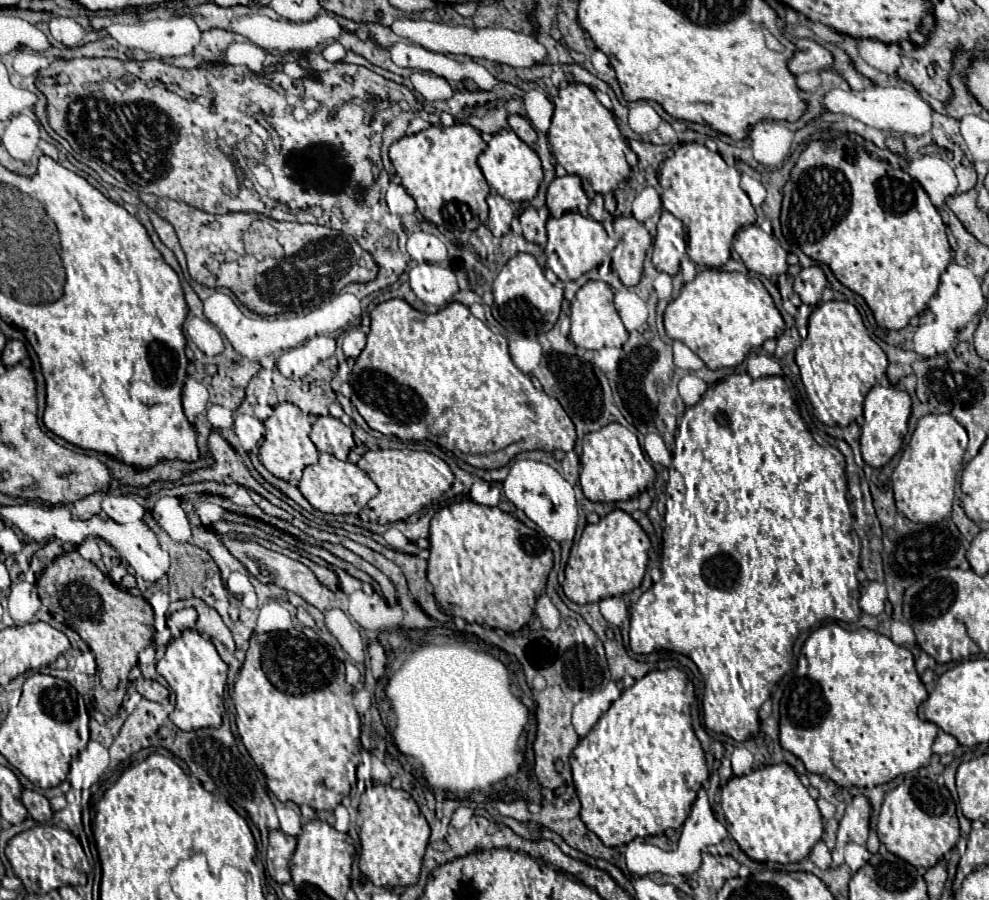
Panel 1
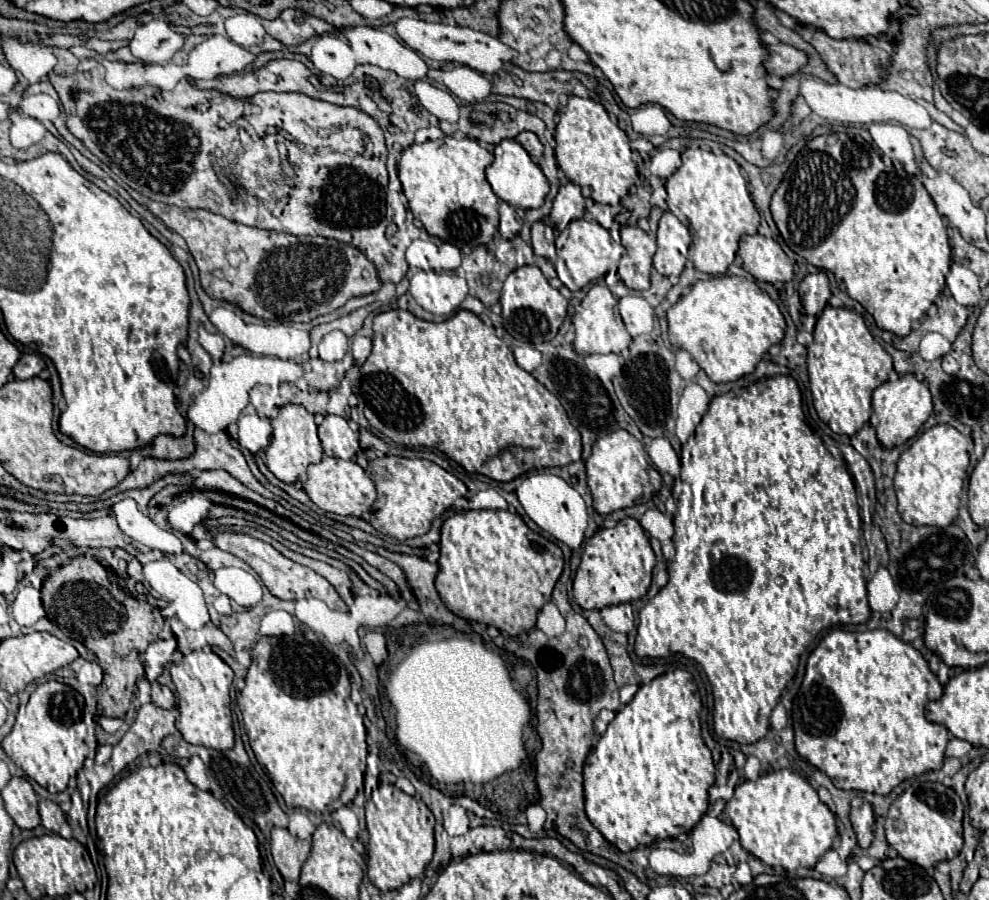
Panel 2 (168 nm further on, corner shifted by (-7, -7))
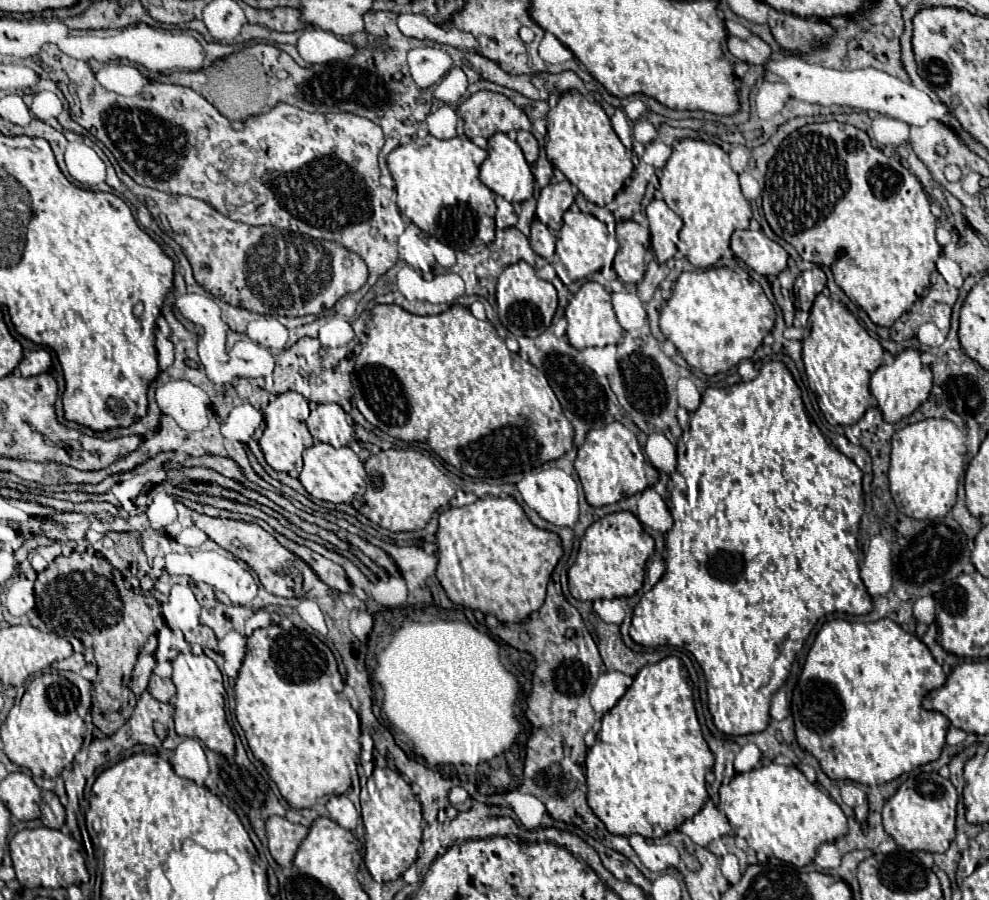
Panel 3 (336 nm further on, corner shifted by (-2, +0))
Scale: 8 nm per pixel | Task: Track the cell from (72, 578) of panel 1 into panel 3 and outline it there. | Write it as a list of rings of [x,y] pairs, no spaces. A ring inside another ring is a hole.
[[[74,550],[70,556],[58,556],[50,562],[50,566],[38,574],[34,592],[36,612],[46,626],[56,634],[60,634],[60,630],[70,630],[70,634],[82,640],[82,644],[92,652],[98,666],[98,676],[93,684],[93,706],[106,714],[118,712],[122,706],[122,692],[130,686],[140,646],[144,646],[148,636],[164,625],[161,604],[156,598],[137,595],[123,585],[118,594],[114,582],[106,582],[98,556],[88,550]]]

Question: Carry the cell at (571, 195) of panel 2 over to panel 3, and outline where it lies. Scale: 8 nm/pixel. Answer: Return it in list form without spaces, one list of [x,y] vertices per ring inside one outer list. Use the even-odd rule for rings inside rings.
[[[568,180],[552,182],[548,184],[538,198],[536,216],[542,224],[546,224],[552,230],[558,230],[562,226],[562,214],[574,204],[574,192],[572,184]]]

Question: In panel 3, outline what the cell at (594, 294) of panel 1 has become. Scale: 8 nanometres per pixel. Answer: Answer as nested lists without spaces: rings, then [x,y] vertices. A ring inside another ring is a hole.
[[[586,282],[574,296],[574,300],[568,304],[566,308],[566,320],[568,320],[568,330],[566,330],[566,338],[568,342],[578,348],[584,350],[588,346],[608,346],[608,344],[618,344],[622,340],[622,326],[616,320],[616,314],[612,310],[612,302],[610,302],[610,292],[606,292],[604,286],[600,286],[598,282]]]

